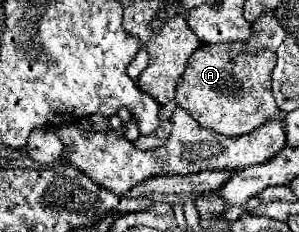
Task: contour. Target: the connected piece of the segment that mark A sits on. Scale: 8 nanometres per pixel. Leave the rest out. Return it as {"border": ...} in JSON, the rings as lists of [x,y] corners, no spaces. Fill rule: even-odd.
{"border":[[[243,41],[203,45],[187,61],[175,89],[175,103],[187,109],[203,129],[227,137],[251,133],[255,127],[281,115],[271,93],[271,71],[275,69],[275,61],[275,51],[259,49],[247,53]]]}

